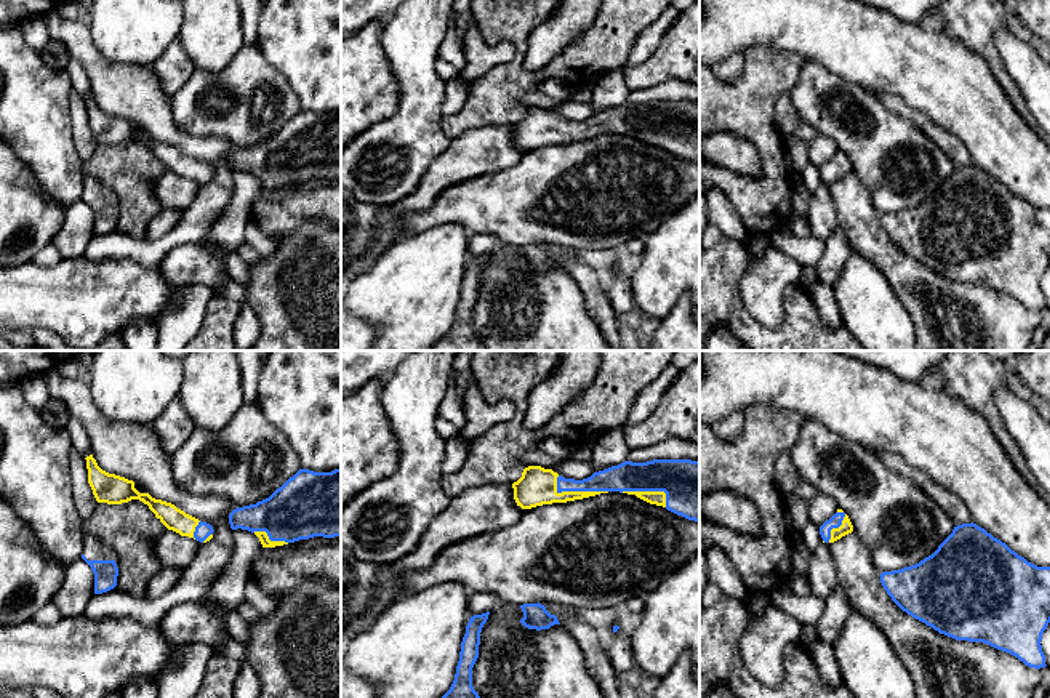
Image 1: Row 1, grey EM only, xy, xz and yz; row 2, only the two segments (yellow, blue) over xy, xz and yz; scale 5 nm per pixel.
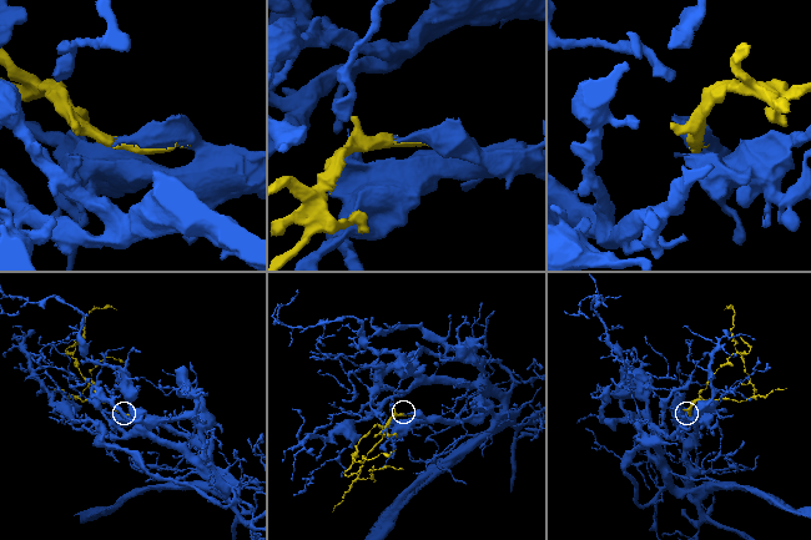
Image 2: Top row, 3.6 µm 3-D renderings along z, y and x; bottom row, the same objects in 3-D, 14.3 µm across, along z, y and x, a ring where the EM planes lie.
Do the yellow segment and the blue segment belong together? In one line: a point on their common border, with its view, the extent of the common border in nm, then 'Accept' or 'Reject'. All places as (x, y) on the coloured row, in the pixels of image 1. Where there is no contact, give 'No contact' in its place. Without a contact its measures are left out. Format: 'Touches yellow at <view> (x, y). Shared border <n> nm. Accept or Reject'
Touches yellow at xz (577, 492). Shared border 280 nm. Accept

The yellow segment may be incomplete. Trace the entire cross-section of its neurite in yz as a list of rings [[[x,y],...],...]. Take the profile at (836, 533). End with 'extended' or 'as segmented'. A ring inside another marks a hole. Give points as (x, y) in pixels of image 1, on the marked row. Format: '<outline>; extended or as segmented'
[[[837,509],[837,512],[820,527],[823,543],[834,543],[852,532],[853,525],[842,509]]]; extended

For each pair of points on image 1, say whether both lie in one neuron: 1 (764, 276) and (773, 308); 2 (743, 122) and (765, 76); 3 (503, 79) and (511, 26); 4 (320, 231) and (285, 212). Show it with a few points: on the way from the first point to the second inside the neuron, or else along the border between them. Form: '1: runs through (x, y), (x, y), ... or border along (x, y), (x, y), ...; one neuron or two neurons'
1: runs through (764, 284), (765, 300); one neuron
2: runs through (746, 111), (757, 87); one neuron
3: runs through (516, 66), (519, 60), (519, 39); one neuron
4: border along (324, 218), (306, 218), (288, 234), (277, 239); two neurons

